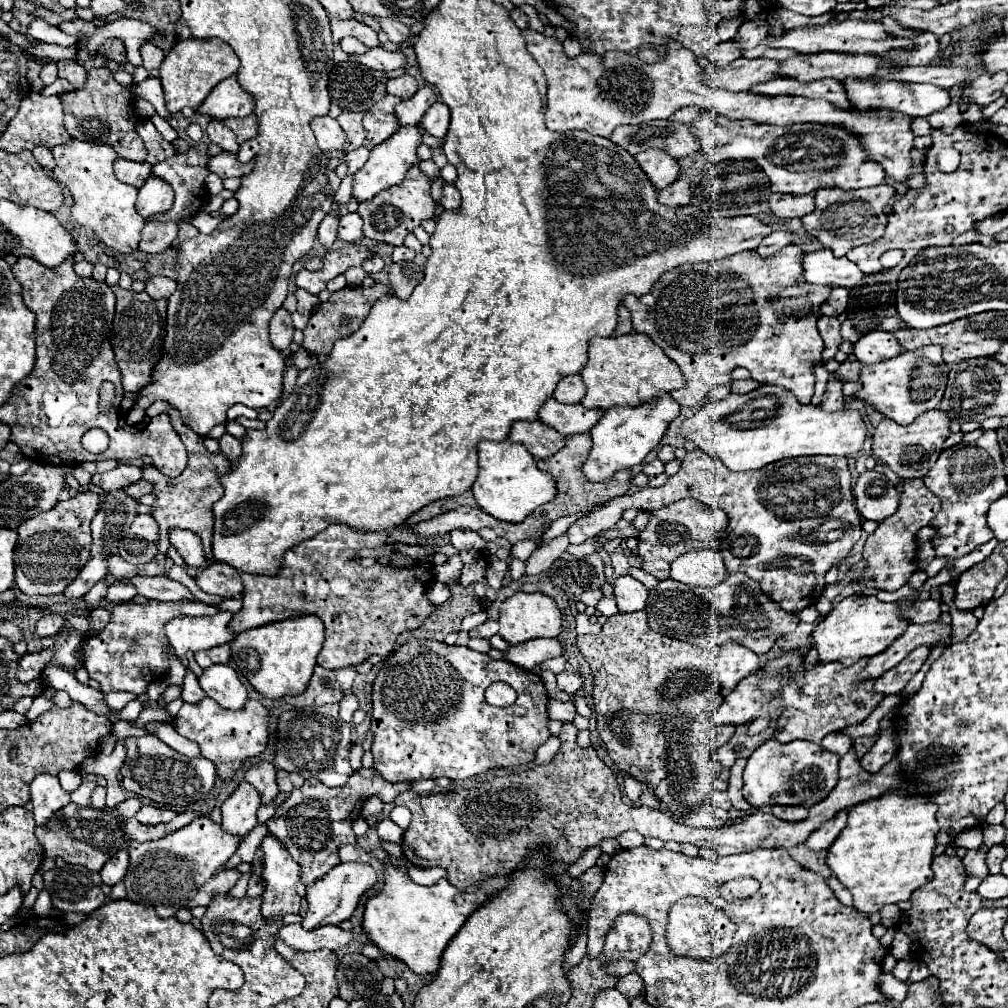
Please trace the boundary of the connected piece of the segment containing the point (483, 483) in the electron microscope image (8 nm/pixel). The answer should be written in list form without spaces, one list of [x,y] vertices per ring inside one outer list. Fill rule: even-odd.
[[[481,441],[479,443],[479,475],[471,487],[479,507],[491,517],[507,523],[521,523],[539,505],[549,503],[557,495],[555,477],[541,471],[535,457],[525,447],[511,441]]]

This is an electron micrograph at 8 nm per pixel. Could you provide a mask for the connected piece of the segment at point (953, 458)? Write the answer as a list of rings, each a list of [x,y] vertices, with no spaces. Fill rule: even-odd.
[[[985,431],[973,443],[959,443],[941,451],[933,469],[923,477],[923,483],[941,499],[941,511],[929,525],[937,531],[931,539],[935,557],[943,559],[945,565],[953,565],[959,557],[995,537],[987,525],[987,511],[991,503],[1007,493],[1007,477],[1003,473],[1003,457],[995,431]]]

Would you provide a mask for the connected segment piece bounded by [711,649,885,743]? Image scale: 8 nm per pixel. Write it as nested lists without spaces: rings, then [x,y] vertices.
[[[795,649],[787,651],[775,659],[771,659],[759,671],[741,679],[741,683],[725,697],[723,705],[715,709],[711,721],[715,725],[741,725],[753,721],[759,711],[773,699],[783,701],[783,711],[777,719],[775,737],[781,743],[789,743],[795,739],[807,739],[813,743],[821,743],[823,737],[831,731],[841,731],[847,725],[861,723],[869,717],[869,713],[883,701],[885,695],[873,689],[875,679],[859,679],[861,671],[867,667],[871,657],[859,659],[855,665],[845,667],[843,663],[815,663],[807,669],[805,655]]]

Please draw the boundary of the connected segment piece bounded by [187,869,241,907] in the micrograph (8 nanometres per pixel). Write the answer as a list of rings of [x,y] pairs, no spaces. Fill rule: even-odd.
[[[221,869],[213,875],[213,879],[209,879],[201,891],[195,895],[195,899],[187,905],[187,907],[195,907],[195,905],[209,905],[217,895],[225,895],[229,889],[235,887],[237,879],[239,879],[239,871],[237,869]]]

